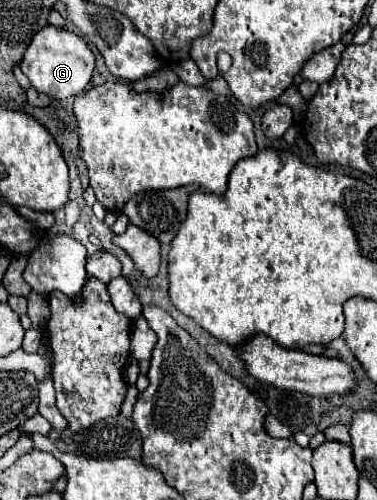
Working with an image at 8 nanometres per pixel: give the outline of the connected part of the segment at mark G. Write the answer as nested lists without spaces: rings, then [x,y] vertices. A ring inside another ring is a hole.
[[[46,25],[44,29],[40,29],[40,33],[36,33],[32,43],[28,45],[20,69],[30,79],[30,85],[36,91],[46,93],[54,99],[68,99],[80,95],[90,83],[94,71],[94,53],[80,35],[68,29]]]

